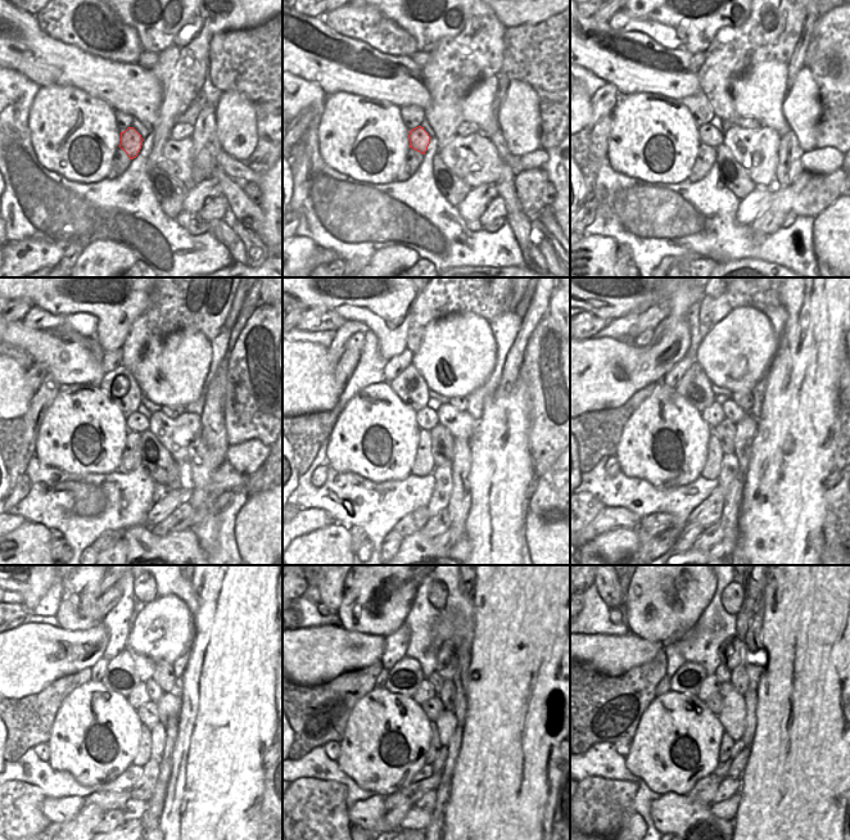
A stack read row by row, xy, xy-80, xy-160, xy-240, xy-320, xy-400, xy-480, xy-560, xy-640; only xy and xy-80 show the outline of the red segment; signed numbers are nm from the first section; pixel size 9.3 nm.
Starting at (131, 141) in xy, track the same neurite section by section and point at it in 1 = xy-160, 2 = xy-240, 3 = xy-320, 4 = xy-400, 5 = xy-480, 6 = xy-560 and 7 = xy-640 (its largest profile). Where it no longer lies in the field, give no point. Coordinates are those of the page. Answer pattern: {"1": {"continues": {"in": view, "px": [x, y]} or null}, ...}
{"1": {"continues": {"in": "xy-160", "px": [709, 135]}}, "2": {"continues": {"in": "xy-240", "px": [136, 421]}}, "3": {"continues": {"in": "xy-320", "px": [426, 418]}}, "4": {"continues": {"in": "xy-400", "px": [713, 415]}}, "5": {"continues": {"in": "xy-480", "px": [139, 696]}}, "6": {"continues": {"in": "xy-560", "px": [425, 691]}}, "7": {"continues": {"in": "xy-640", "px": [710, 685]}}}

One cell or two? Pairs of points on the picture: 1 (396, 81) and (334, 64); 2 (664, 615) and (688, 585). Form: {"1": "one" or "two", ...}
{"1": "one", "2": "one"}

